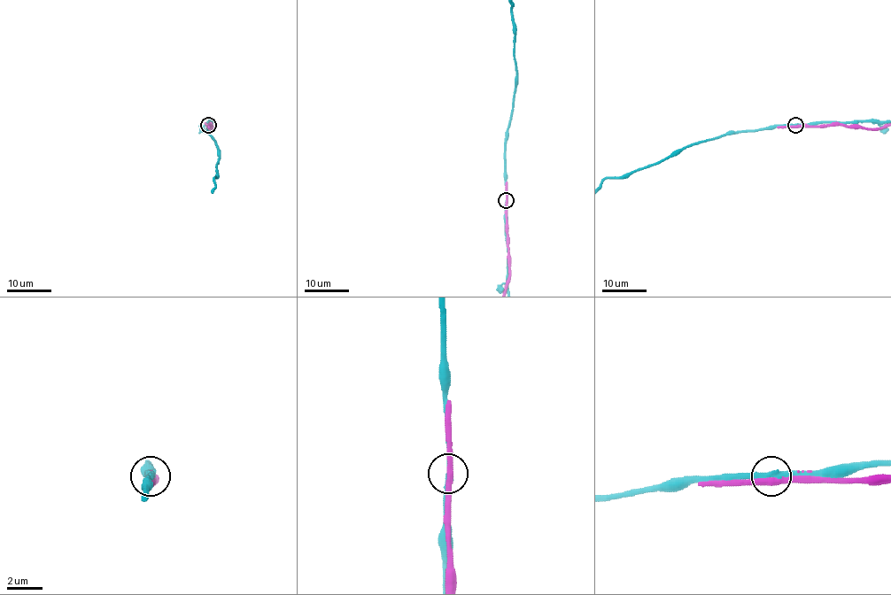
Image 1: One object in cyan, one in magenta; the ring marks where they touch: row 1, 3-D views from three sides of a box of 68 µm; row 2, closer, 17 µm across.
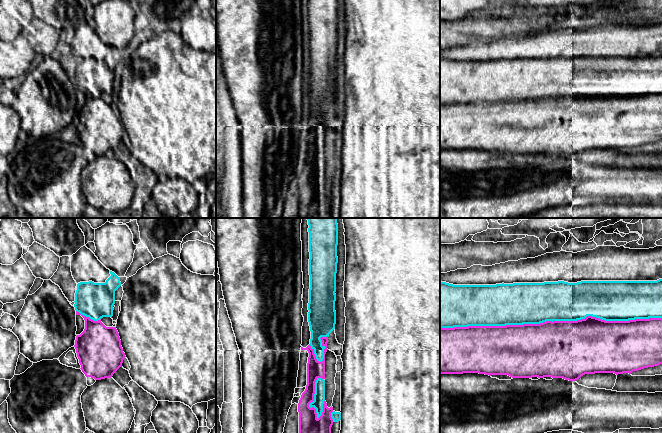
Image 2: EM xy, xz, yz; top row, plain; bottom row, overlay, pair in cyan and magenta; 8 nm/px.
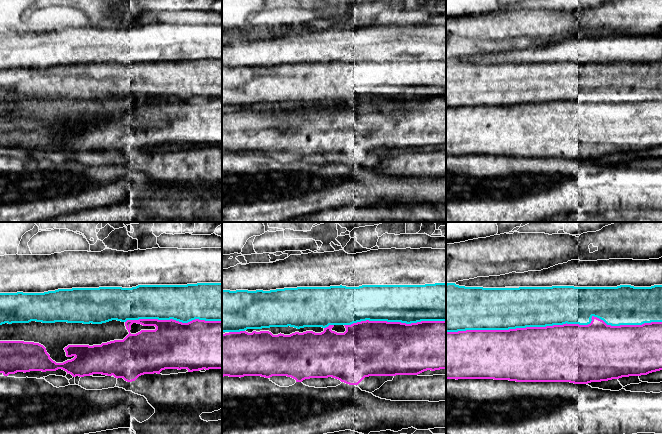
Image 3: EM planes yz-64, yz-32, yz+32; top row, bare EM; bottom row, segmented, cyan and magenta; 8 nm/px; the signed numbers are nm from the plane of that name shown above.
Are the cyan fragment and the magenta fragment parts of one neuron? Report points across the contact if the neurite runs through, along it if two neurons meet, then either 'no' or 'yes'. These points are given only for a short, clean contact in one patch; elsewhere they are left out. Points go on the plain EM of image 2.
no

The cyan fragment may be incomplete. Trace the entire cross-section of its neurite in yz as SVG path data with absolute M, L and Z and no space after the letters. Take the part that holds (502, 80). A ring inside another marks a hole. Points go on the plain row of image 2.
M662 55L496 61L453 61L440 58L440 104L577 97L587 92L605 97L662 94Z

